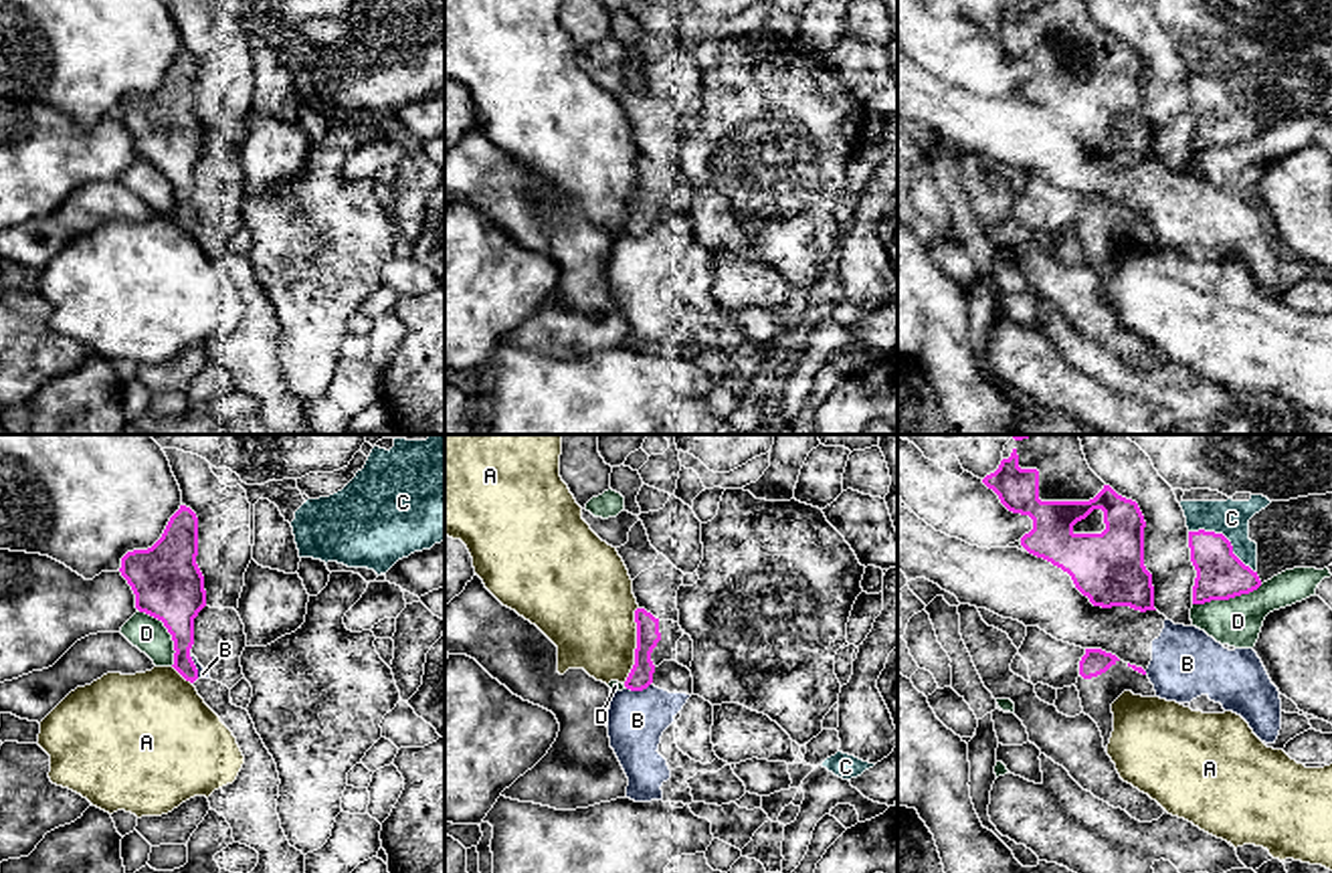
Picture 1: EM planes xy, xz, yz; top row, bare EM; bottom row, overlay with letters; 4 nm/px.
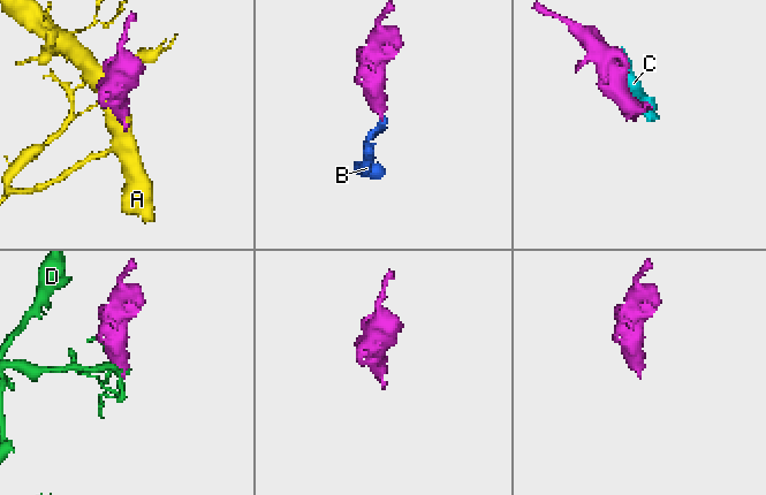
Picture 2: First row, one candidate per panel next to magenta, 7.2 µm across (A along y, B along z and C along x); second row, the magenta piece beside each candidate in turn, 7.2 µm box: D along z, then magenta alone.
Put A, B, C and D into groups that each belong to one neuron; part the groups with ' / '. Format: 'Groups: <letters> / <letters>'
Groups: A / B / C / D

